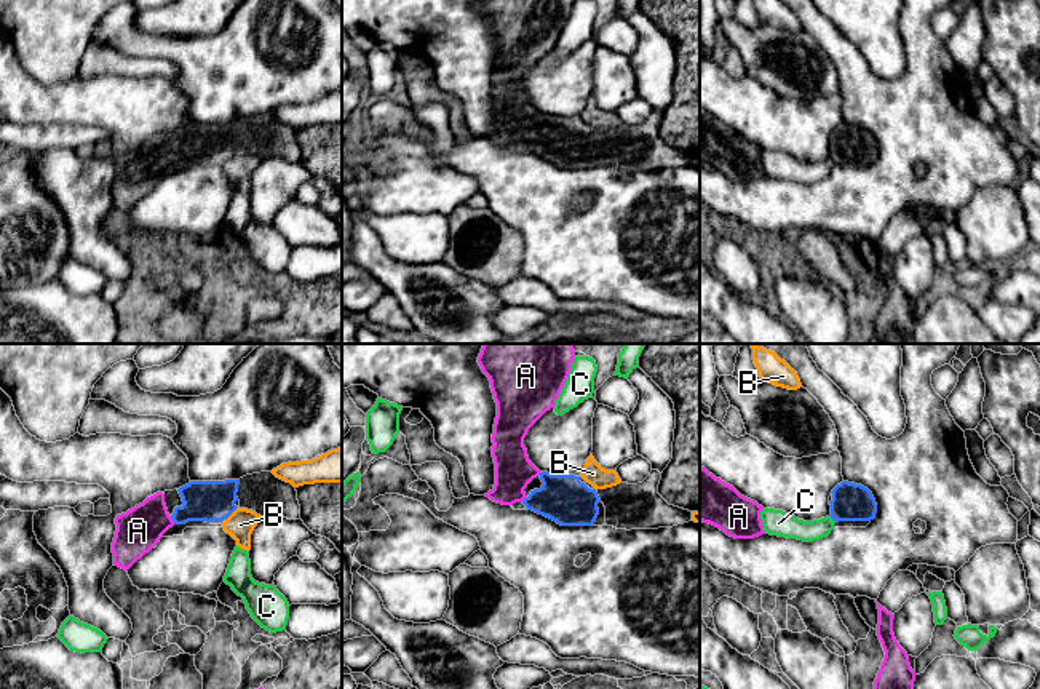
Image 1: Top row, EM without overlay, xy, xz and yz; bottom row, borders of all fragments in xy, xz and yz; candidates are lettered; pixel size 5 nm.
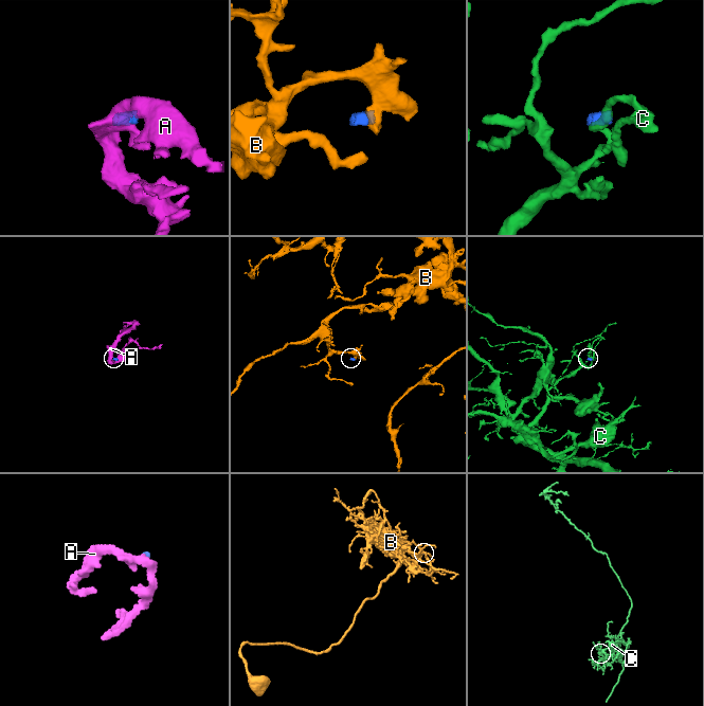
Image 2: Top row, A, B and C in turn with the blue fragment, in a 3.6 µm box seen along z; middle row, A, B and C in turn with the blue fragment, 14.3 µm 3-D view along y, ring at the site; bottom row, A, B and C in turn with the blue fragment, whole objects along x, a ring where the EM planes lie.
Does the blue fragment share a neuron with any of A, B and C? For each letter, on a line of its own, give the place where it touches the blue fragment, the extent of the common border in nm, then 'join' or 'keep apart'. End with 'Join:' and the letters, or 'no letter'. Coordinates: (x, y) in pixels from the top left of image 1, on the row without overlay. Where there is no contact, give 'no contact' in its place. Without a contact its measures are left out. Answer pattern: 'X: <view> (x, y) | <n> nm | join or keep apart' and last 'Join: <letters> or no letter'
A: xy (173, 162) | 50 nm | join
B: xy (232, 154) | 100 nm | keep apart
C: yz (833, 160) | 50 nm | keep apart
Join: A

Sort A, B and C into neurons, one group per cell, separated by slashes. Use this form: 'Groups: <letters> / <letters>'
Groups: A / B / C

